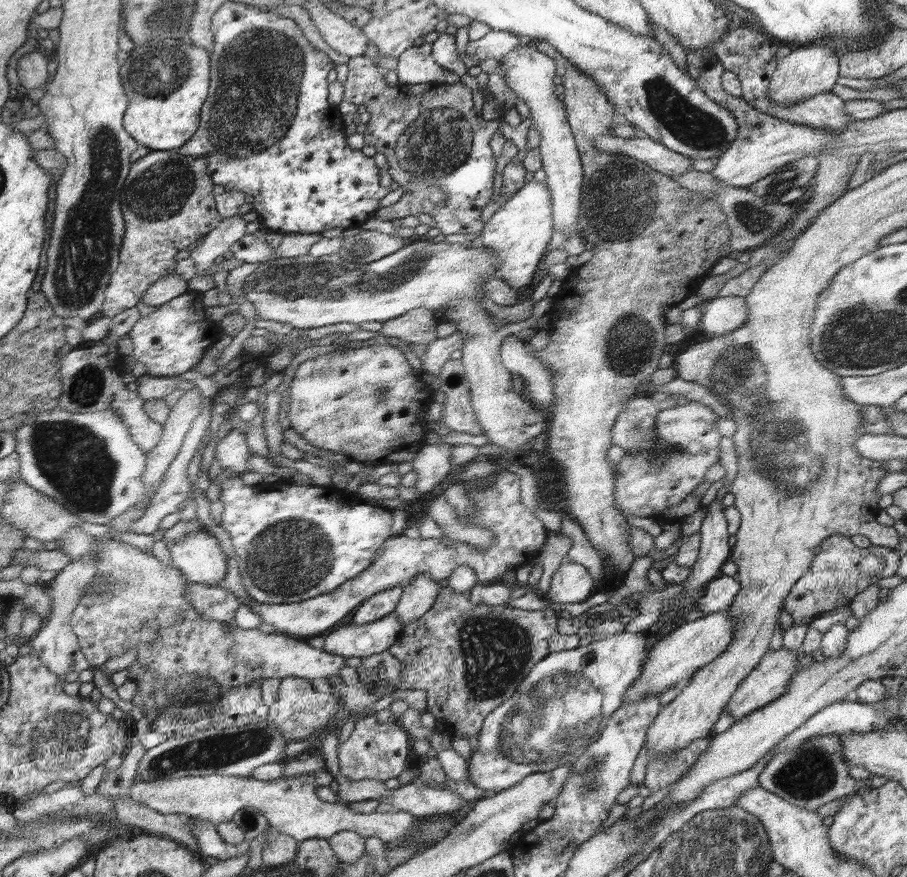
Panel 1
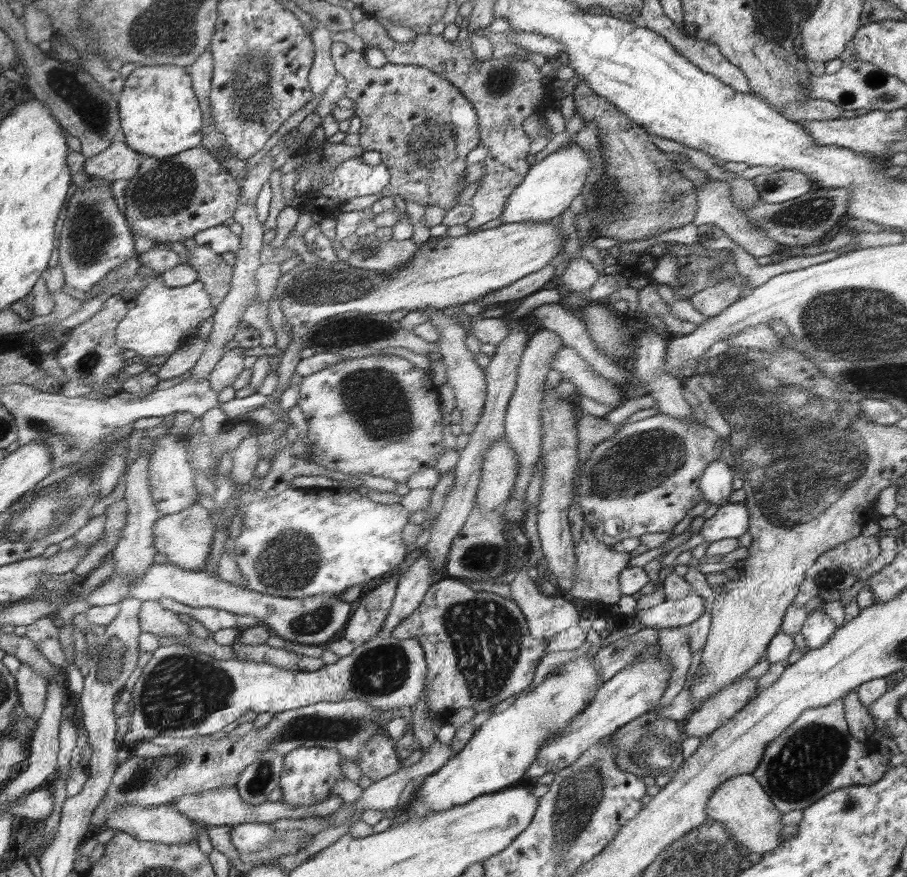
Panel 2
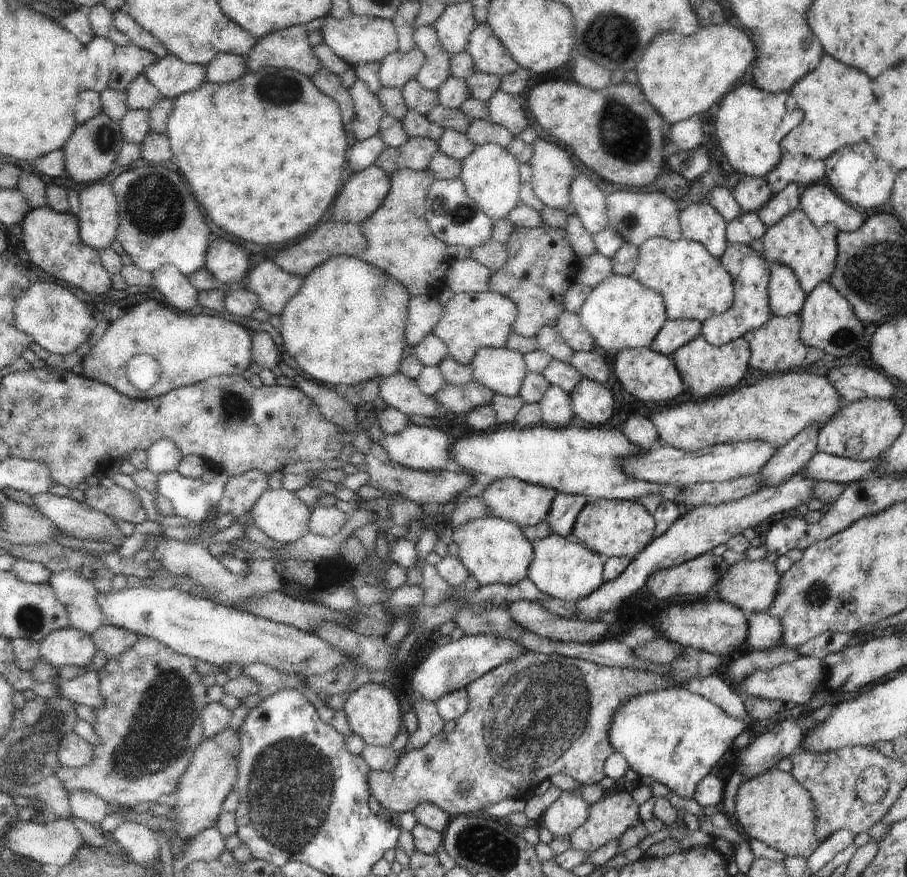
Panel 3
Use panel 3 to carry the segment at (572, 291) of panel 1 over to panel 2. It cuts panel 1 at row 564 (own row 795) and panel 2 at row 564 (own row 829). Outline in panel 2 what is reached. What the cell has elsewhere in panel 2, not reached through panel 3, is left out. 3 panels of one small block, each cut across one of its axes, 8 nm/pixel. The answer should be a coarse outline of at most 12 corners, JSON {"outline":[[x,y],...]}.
{"outline":[[586,523],[576,544],[570,596],[614,604],[631,553],[597,539]]}

